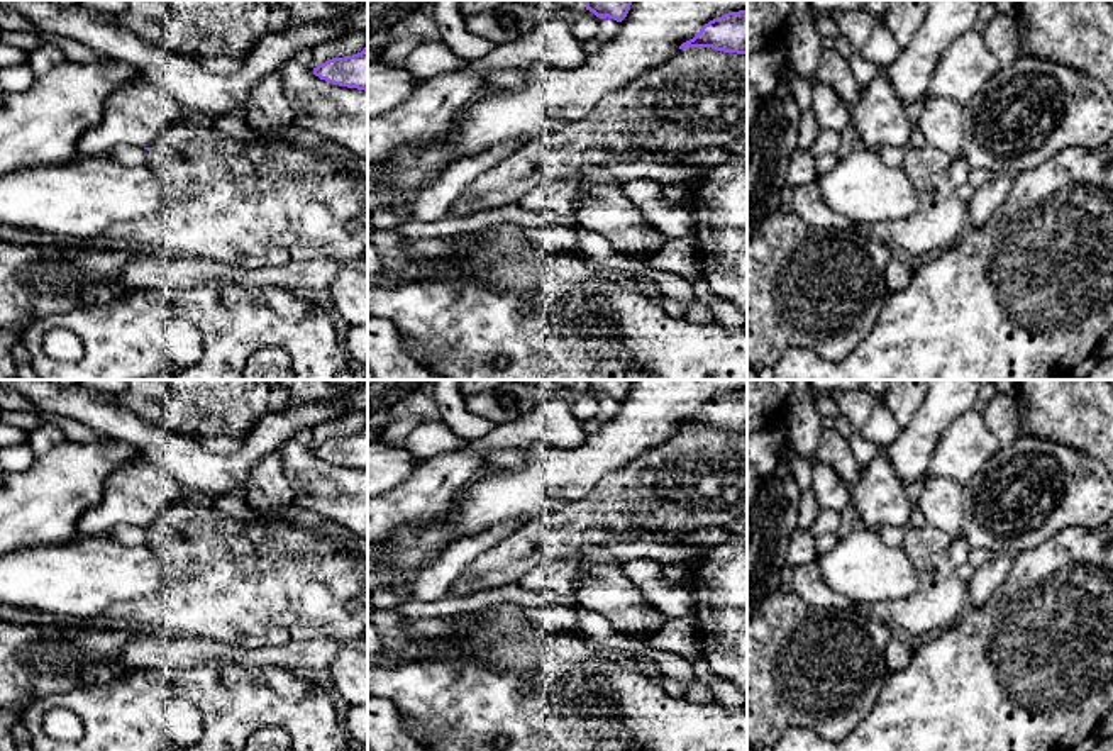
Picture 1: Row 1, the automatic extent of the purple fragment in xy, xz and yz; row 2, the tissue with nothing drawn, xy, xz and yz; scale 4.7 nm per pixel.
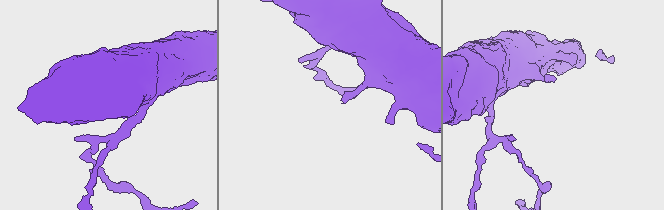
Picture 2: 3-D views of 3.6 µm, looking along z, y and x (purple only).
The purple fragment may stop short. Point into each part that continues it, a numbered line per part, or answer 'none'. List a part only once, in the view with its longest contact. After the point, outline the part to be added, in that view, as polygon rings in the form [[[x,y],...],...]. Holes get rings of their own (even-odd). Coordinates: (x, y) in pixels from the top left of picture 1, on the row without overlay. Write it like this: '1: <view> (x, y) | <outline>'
1: xy (124, 534) | [[[122,524],[107,536],[124,546],[142,546],[147,544],[149,531],[144,527]]]

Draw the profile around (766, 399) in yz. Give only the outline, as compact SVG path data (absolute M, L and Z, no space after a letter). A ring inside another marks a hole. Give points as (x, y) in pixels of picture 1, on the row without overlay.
M747 380L747 439L784 410L791 380Z

